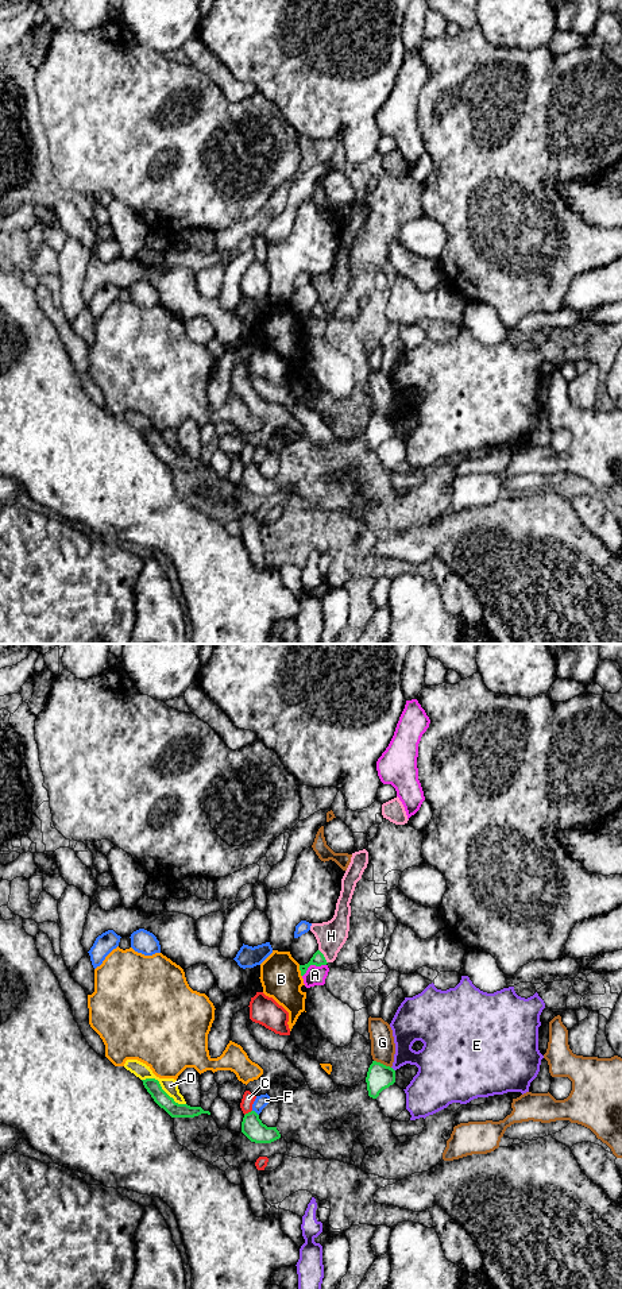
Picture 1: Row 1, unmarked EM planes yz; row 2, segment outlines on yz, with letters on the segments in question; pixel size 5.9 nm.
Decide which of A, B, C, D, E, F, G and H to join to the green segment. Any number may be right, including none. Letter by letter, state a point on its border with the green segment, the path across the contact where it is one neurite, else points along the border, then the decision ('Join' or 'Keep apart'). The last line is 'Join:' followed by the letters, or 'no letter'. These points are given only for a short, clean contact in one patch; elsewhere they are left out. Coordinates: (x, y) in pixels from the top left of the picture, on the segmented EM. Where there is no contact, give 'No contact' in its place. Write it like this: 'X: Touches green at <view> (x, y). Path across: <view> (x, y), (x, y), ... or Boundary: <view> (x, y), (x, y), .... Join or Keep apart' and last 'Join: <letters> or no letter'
A: Touches green at yz (312, 964). Boundary: yz (325, 964), (310, 965), (302, 976). Keep apart
B: Touches green at yz (300, 969). Keep apart
C: Touches green at yz (248, 1112). Keep apart
D: Touches green at yz (161, 1088). Keep apart
E: Touches green at yz (393, 1069). Keep apart
F: Touches green at yz (255, 1112). Boundary: yz (252, 1110), (258, 1115). Keep apart
G: Touches green at yz (382, 1064). Keep apart
H: Touches green at yz (323, 956). Boundary: yz (319, 949), (327, 963). Keep apart
Join: no letter

